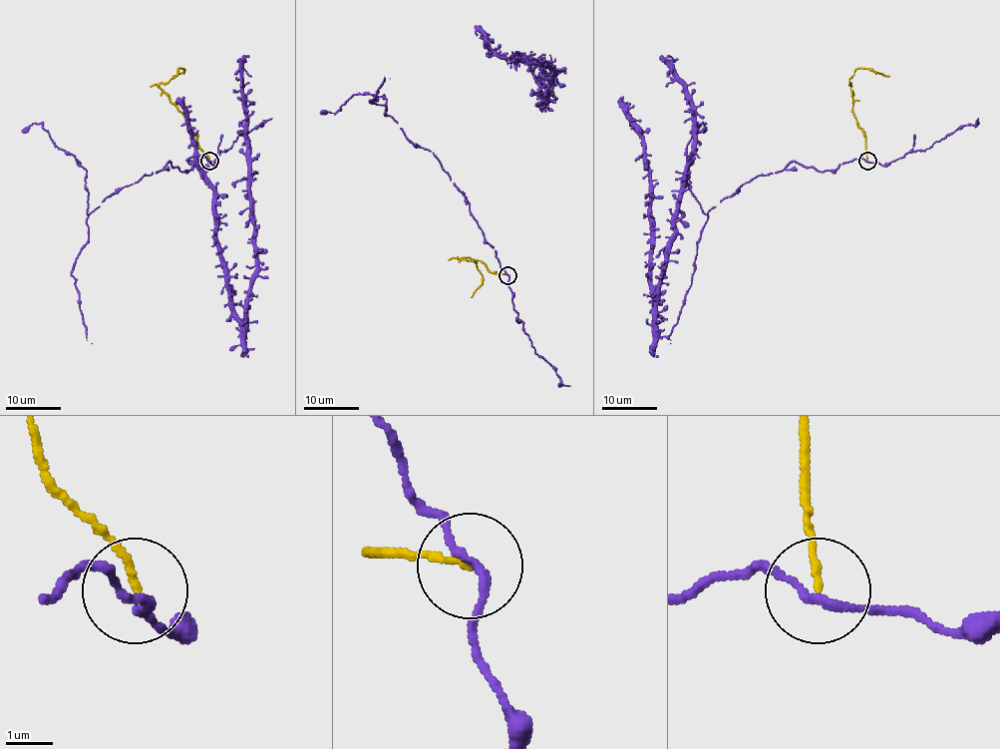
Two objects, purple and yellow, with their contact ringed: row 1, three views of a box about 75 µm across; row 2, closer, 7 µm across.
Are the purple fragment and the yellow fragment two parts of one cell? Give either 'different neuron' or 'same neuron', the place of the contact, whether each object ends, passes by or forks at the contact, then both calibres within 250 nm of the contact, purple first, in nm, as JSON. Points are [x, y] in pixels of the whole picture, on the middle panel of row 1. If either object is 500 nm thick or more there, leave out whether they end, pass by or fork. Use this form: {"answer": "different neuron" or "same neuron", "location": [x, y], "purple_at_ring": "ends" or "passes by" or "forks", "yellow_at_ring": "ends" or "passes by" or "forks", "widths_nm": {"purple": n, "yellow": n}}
{"answer": "different neuron", "location": [507, 275], "purple_at_ring": "passes by", "yellow_at_ring": "ends", "widths_nm": {"purple": 170, "yellow": 140}}

